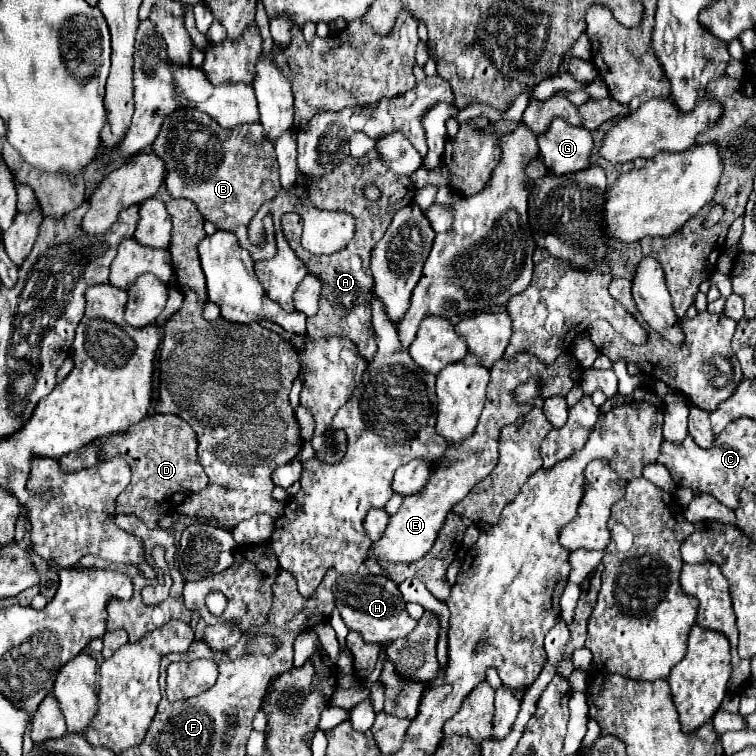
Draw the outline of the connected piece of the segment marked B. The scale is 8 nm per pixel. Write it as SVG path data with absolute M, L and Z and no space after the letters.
M178 108L164 120L152 150L164 160L164 184L172 198L192 200L204 220L210 220L220 230L234 232L240 240L240 246L250 252L254 262L274 258L276 244L266 242L262 248L258 248L248 240L248 224L252 216L282 188L274 144L264 140L260 122L222 128L214 118L200 110Z

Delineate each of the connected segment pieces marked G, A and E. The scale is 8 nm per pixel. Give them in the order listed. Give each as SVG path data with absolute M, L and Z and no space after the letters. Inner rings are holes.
M554 120L548 132L538 136L538 144L544 164L556 174L578 172L590 166L594 140L592 134L582 126Z
M376 150L366 152L362 158L348 156L344 158L344 164L336 168L328 180L314 180L308 186L308 196L316 208L326 208L326 210L346 210L356 216L356 236L344 248L342 252L336 252L332 256L316 256L310 254L300 246L300 214L288 212L282 216L282 228L284 234L288 236L290 246L296 250L296 254L304 260L308 270L324 282L324 294L320 298L320 310L316 316L308 318L308 336L312 340L320 338L330 338L330 336L344 336L352 340L360 352L360 356L370 362L372 356L376 354L376 336L370 324L370 292L374 286L374 280L368 272L370 264L370 254L376 246L376 242L384 236L392 212L396 208L402 208L404 204L412 204L416 194L416 186L410 180L410 176L396 176L382 160L382 156ZM368 184L374 184L380 188L380 198L378 200L368 200L364 196L364 188Z
M562 352L554 364L546 366L540 360L536 360L532 354L520 354L512 360L498 360L490 368L490 382L488 382L488 392L486 392L486 404L480 414L480 422L474 430L472 436L468 436L464 442L456 442L450 446L450 450L438 460L436 470L432 472L432 480L420 490L418 494L410 494L404 498L400 510L390 518L390 524L386 532L382 534L380 540L372 542L368 560L380 562L392 562L392 564L402 564L402 562L414 562L424 558L426 552L430 552L432 544L438 538L438 532L446 520L446 514L452 510L454 502L460 502L470 488L480 482L484 476L492 472L498 460L498 434L504 424L512 424L518 416L524 416L530 408L528 406L518 406L512 400L512 392L516 386L522 384L522 380L528 380L530 376L538 376L544 382L542 396L566 396L568 390L574 386L572 378L568 378L568 364L578 364L576 358L570 352Z

